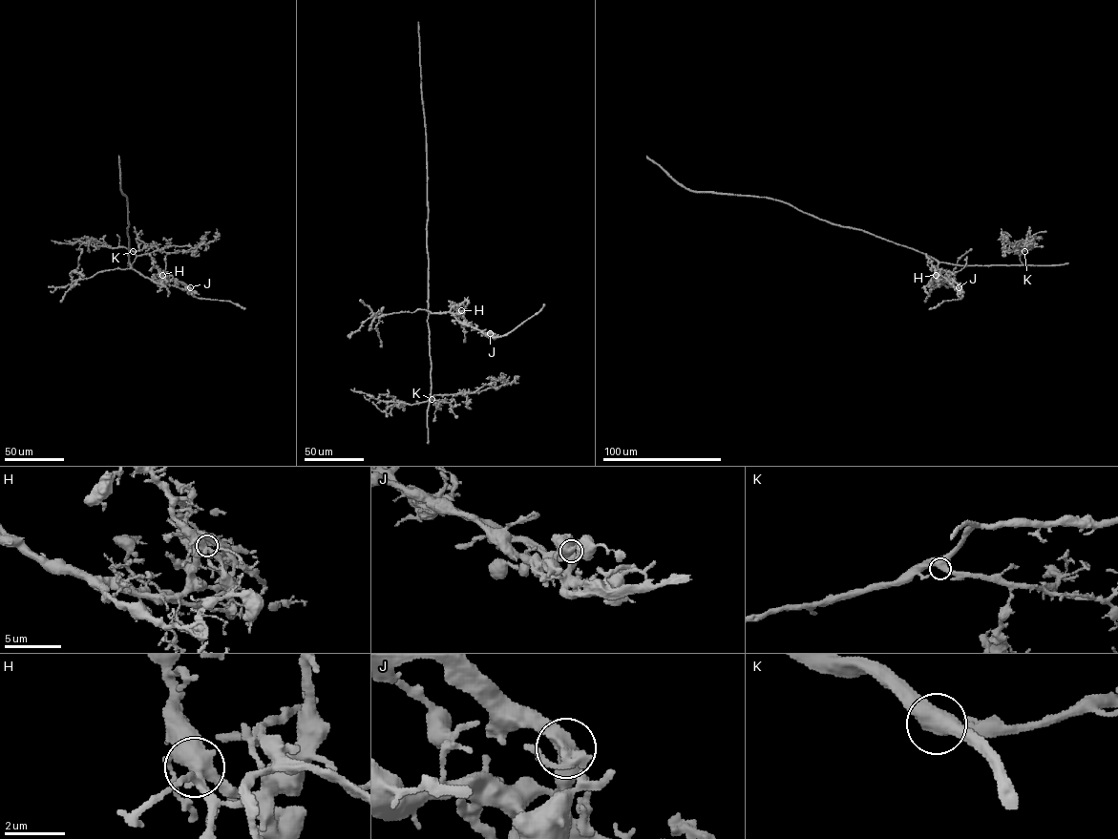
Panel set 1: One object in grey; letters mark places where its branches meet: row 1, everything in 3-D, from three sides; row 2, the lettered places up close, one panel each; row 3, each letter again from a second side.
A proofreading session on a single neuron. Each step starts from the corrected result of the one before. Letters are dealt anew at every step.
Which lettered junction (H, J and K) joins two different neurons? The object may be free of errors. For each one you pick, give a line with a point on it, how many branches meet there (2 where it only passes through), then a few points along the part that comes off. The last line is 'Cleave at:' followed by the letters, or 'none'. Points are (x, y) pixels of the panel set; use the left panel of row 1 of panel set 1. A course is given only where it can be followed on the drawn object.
J: Place: (190, 287). Branches: 4. Course of the part to remove: (190, 287), (190, 292), (199, 298), (229, 301), (244, 309)
Cleave at: J

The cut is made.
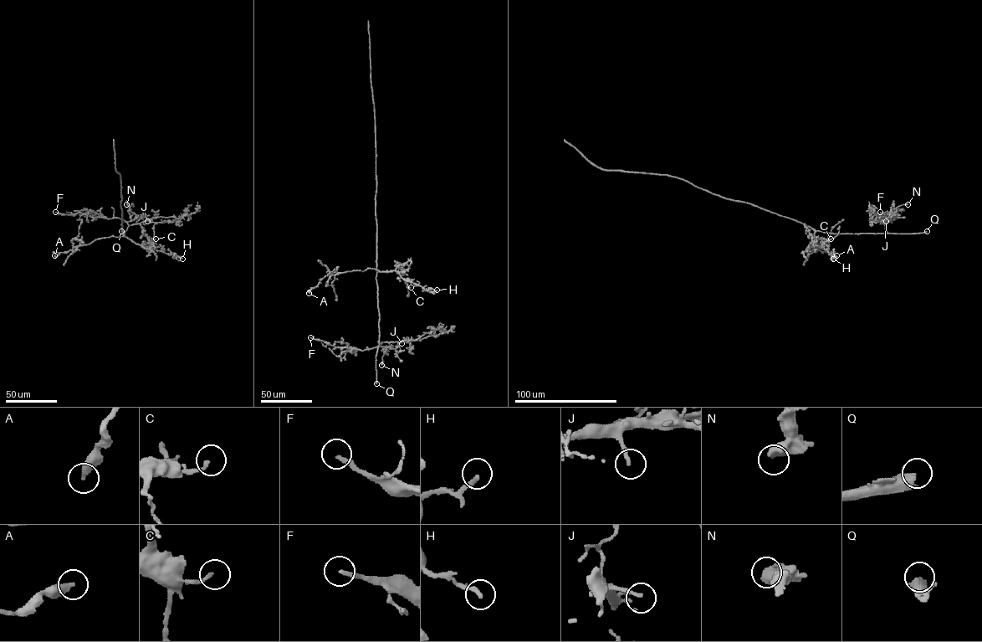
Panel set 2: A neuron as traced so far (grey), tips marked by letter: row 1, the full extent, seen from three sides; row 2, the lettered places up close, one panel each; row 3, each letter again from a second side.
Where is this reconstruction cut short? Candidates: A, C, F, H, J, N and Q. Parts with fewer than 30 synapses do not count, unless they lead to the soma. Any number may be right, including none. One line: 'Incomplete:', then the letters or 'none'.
Incomplete: F, J, Q

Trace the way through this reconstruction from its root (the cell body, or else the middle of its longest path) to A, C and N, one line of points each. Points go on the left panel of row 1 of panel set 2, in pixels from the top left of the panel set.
A: (122, 210), (123, 236), (95, 239), (54, 255)
C: (122, 210), (122, 229), (125, 236), (149, 247), (155, 238)
N: (122, 210), (123, 234), (128, 226), (125, 222), (133, 220), (135, 216), (126, 204)

